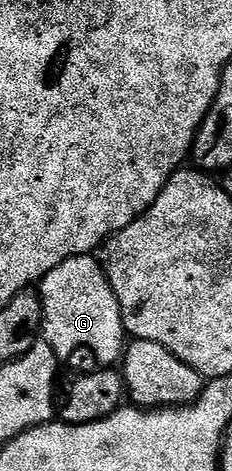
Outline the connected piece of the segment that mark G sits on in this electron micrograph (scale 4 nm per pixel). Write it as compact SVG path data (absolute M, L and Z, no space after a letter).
M77 256L62 260L56 266L50 267L39 279L40 286L40 330L44 333L47 349L51 351L57 359L63 360L71 354L76 354L79 350L85 350L88 354L93 354L100 361L100 364L112 364L112 361L119 359L122 354L122 343L126 338L125 331L114 305L114 299L107 289L96 279L96 274L92 271L91 257Z

